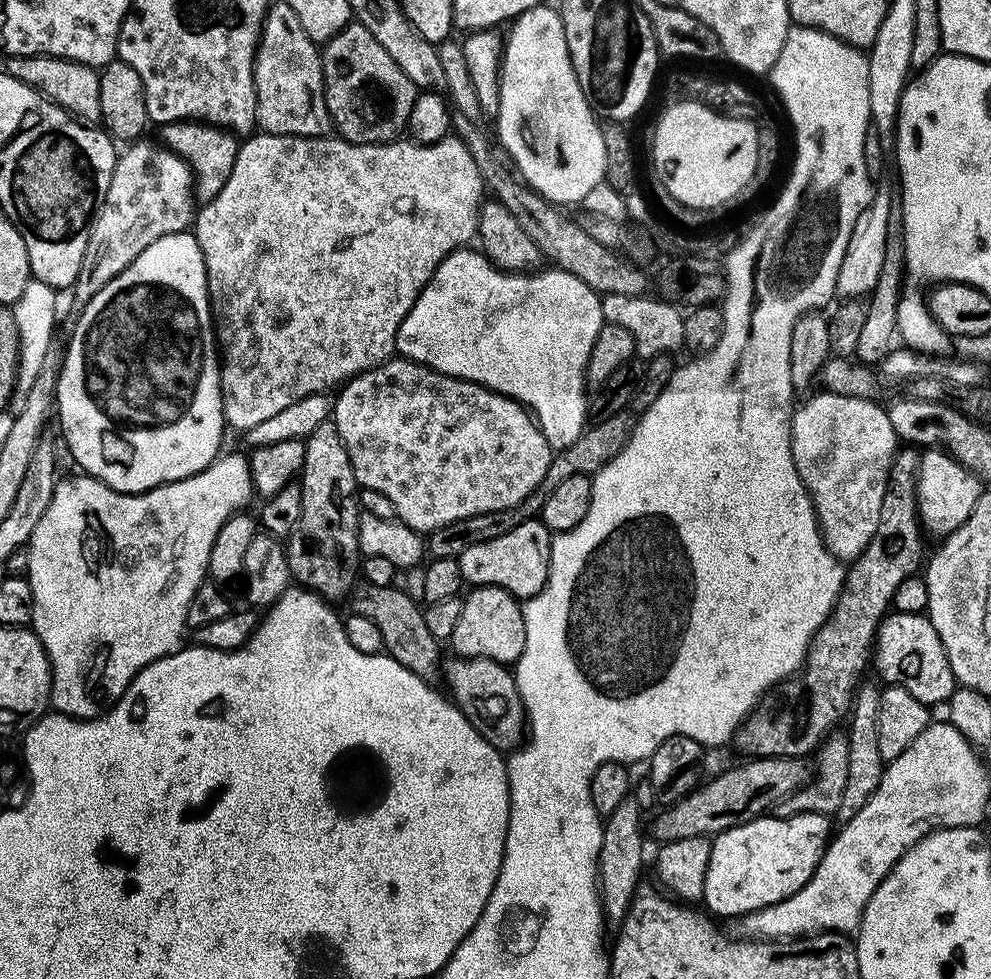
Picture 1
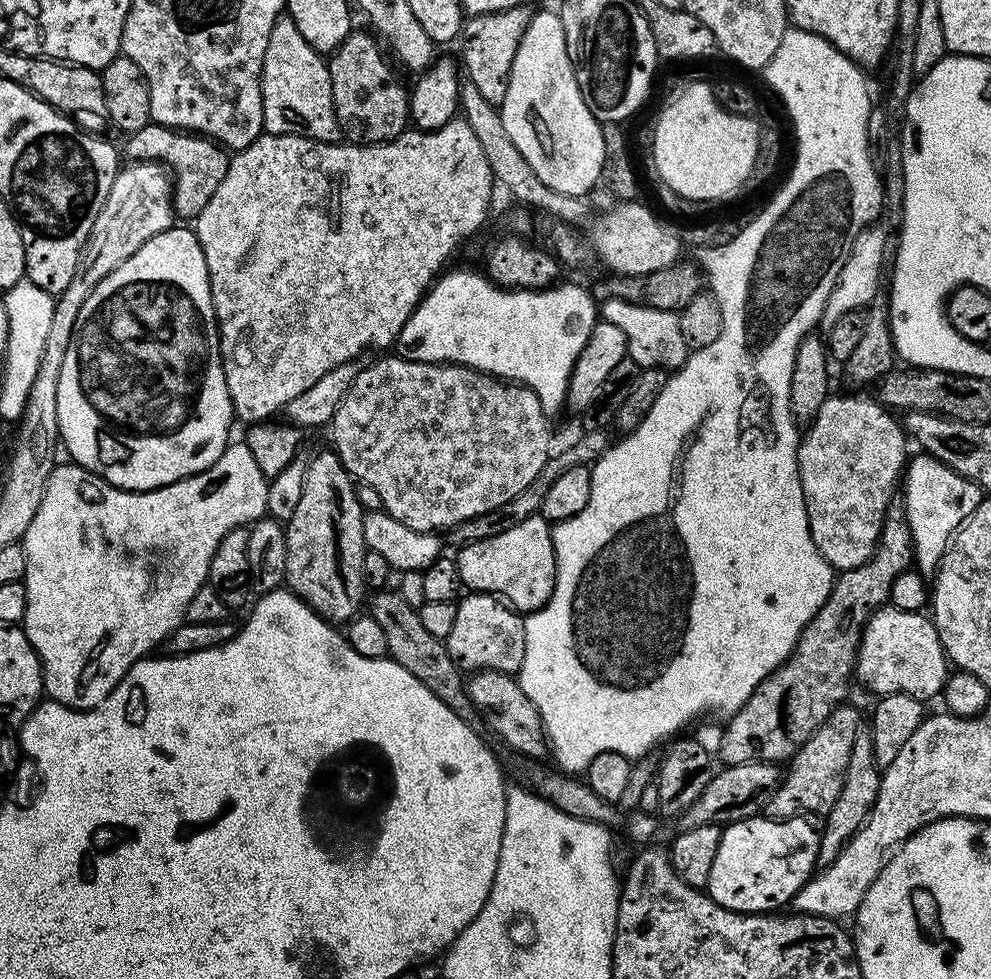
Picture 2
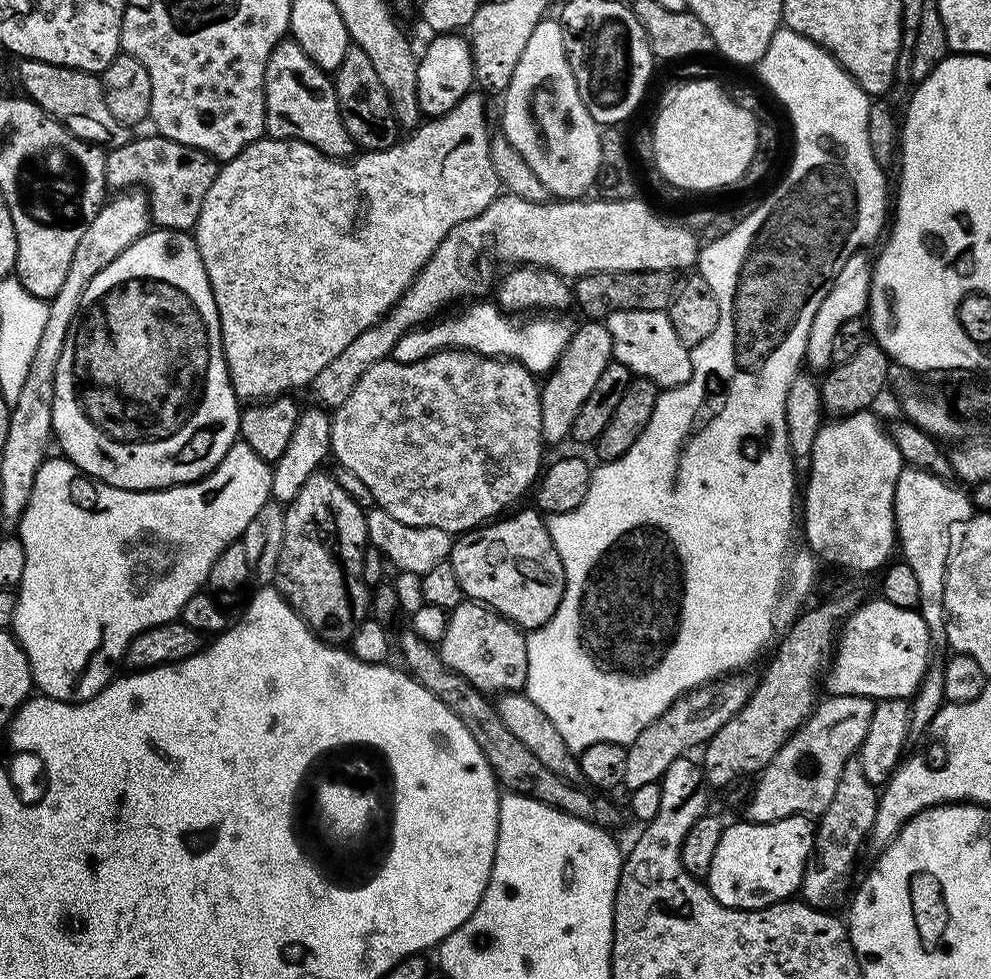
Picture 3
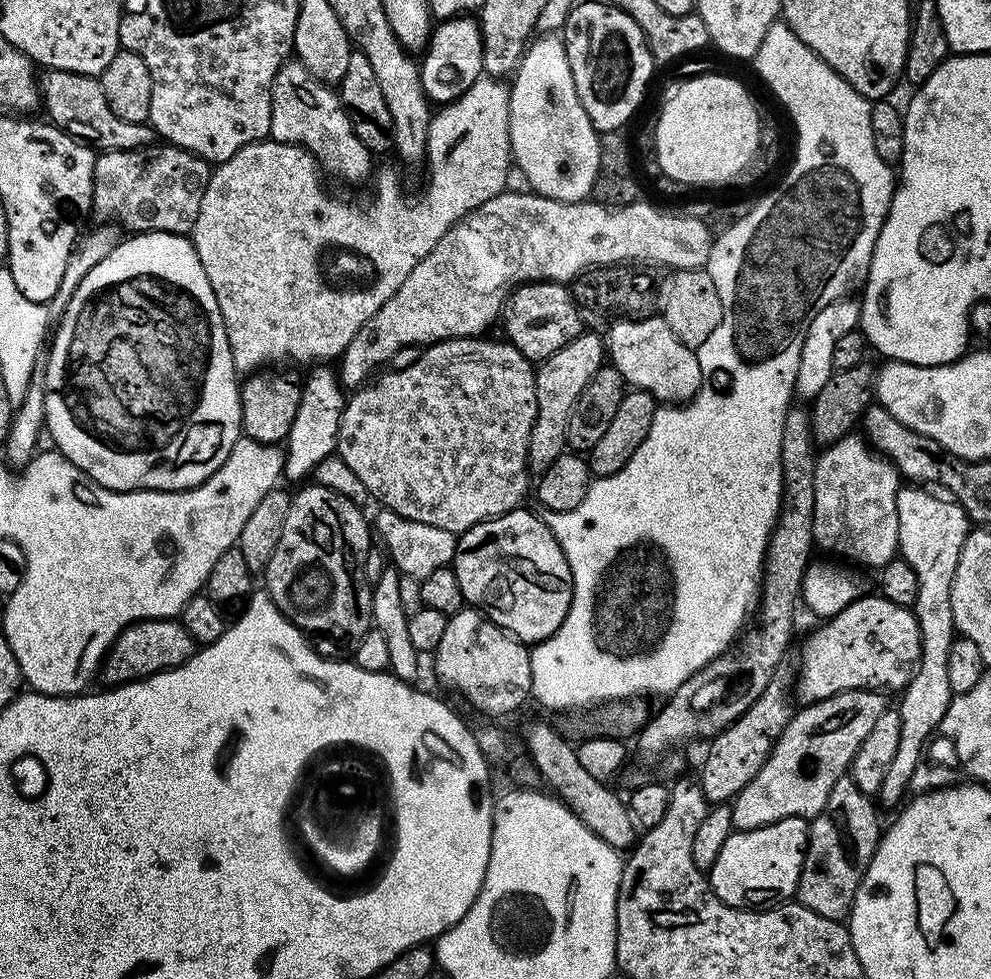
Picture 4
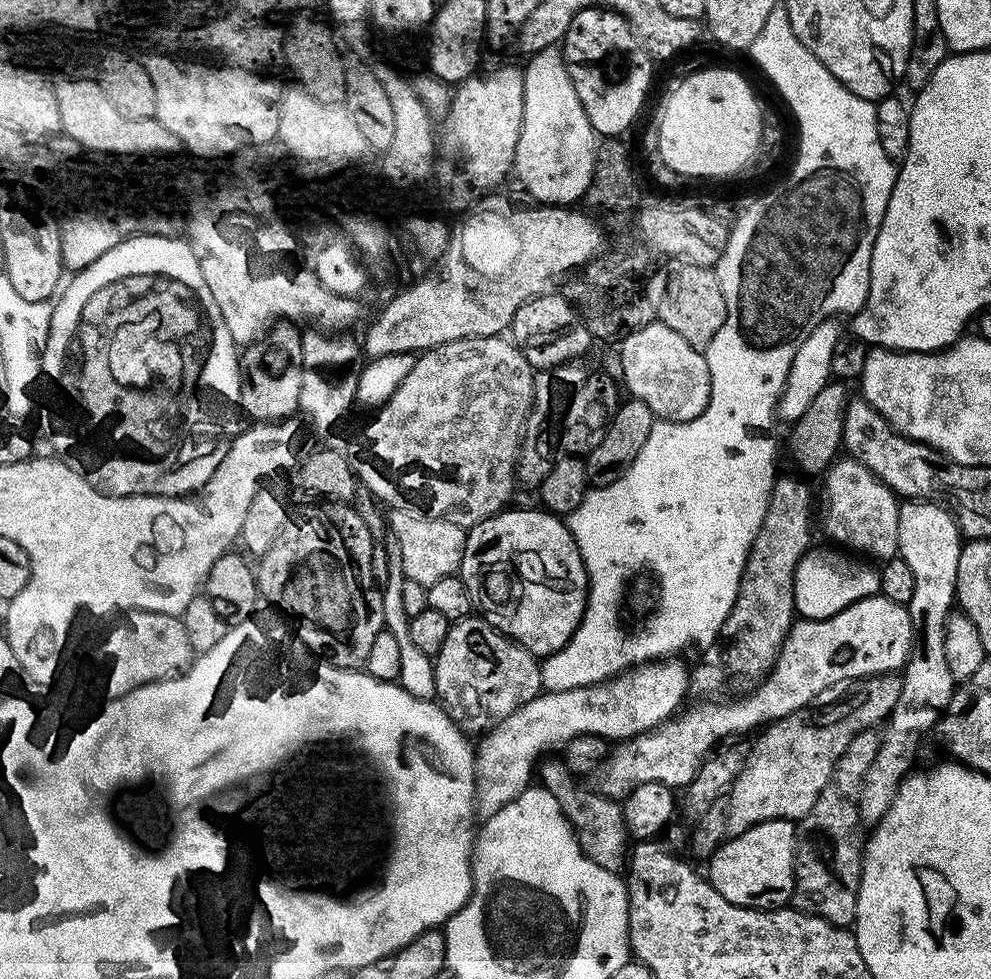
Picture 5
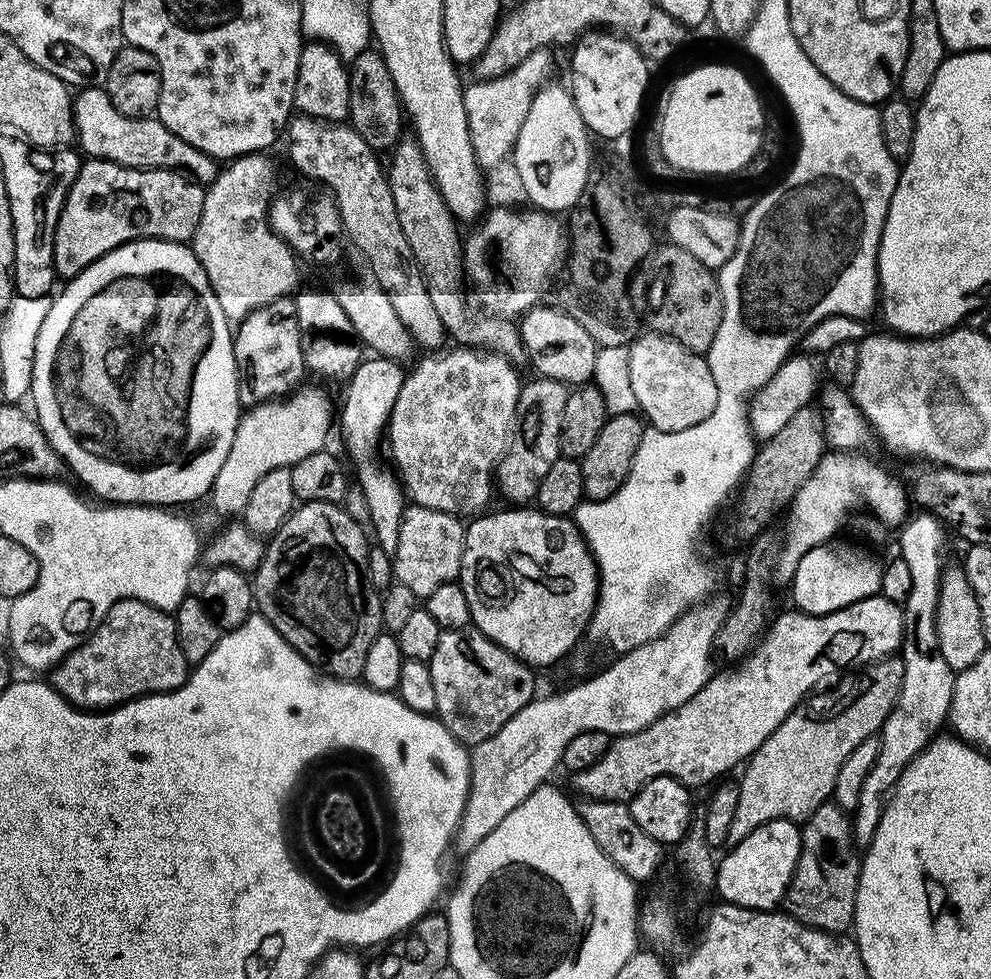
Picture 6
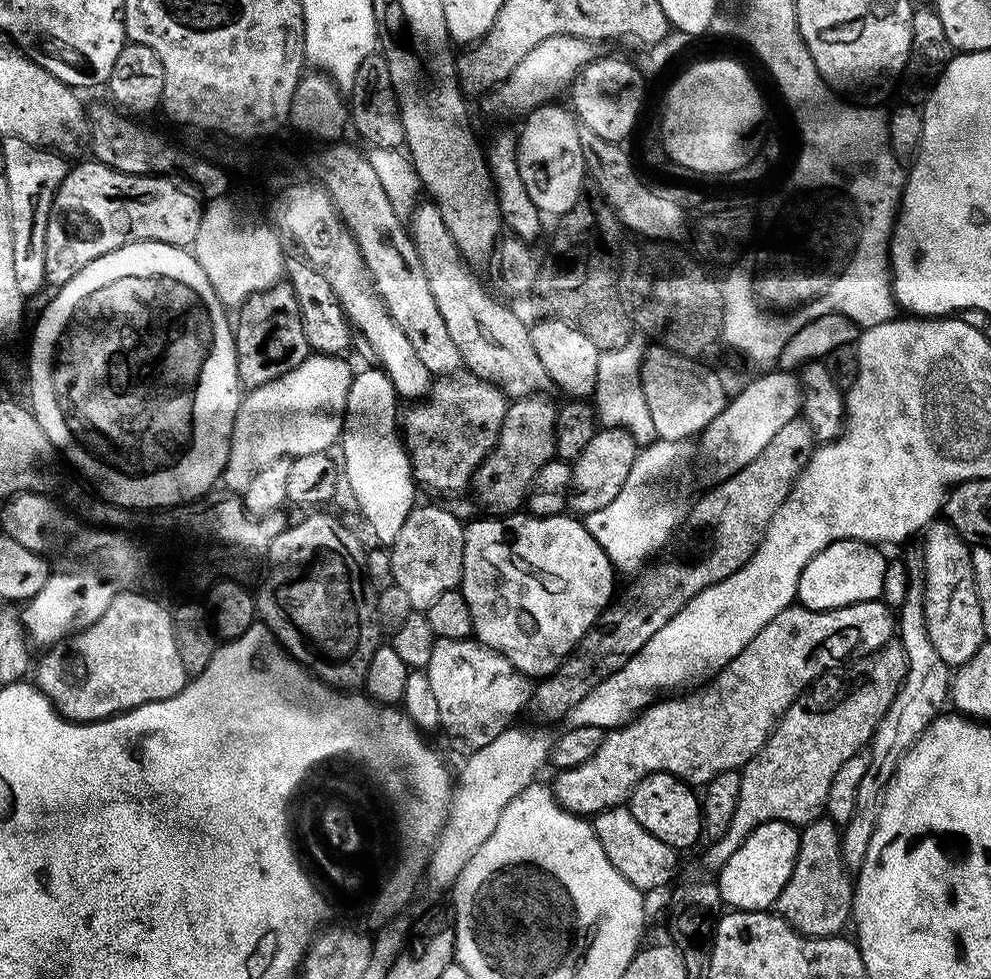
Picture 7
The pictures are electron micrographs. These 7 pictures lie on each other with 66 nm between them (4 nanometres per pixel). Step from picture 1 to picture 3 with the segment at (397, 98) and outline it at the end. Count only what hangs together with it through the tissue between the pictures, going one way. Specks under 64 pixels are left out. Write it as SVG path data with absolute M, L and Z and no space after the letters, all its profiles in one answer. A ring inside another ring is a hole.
M355 46L349 47L346 58L342 58L342 66L338 66L335 70L334 83L340 117L357 149L377 152L397 143L398 125L394 118L394 110L386 86L382 86L373 63L366 56L366 50Z

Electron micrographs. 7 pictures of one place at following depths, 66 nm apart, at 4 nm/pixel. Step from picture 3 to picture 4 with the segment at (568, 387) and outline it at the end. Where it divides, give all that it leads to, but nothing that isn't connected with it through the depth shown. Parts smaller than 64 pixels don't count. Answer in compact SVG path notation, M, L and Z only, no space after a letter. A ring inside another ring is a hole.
M596 330L581 331L580 335L566 342L562 350L539 361L536 368L538 414L534 418L528 443L528 467L533 473L545 472L559 456L564 455L568 448L568 427L574 402L578 402L578 394L586 390L586 382L590 382L590 378L594 378L594 374L605 364L606 340Z

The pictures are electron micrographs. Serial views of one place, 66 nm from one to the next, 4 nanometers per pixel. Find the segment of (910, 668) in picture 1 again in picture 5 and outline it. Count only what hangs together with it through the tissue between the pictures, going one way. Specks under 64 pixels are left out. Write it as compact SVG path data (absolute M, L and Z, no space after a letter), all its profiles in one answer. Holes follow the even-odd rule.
M879 594L862 598L846 606L846 610L825 620L797 619L782 642L776 665L753 692L739 698L728 698L723 702L700 702L697 708L690 709L678 720L669 718L659 728L643 732L641 736L633 736L631 740L619 741L611 749L602 769L604 781L598 784L599 791L614 801L623 802L634 790L638 790L638 786L646 782L662 782L671 786L673 790L687 789L704 765L704 761L713 755L714 750L721 747L720 740L728 740L731 736L744 736L755 728L760 730L769 724L775 724L777 720L794 714L799 708L809 707L815 701L812 700L815 696L822 695L827 688L832 688L843 680L859 682L870 676L899 673L908 663L911 649L912 623L907 607L898 602L890 602Z

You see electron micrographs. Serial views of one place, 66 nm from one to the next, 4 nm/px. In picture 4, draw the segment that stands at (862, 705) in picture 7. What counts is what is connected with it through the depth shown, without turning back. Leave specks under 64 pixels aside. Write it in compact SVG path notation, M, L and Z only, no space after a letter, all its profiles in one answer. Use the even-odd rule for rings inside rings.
M855 688L825 700L817 700L815 704L804 704L801 712L799 709L793 715L786 730L782 730L782 734L774 741L772 752L766 758L762 770L758 770L751 782L731 801L733 829L749 832L770 826L782 818L811 818L819 814L826 806L826 798L830 798L830 790L834 790L834 782L838 782L838 778L849 771L854 754L859 750L866 734L870 734L875 720L884 713L884 696L885 693L880 690Z

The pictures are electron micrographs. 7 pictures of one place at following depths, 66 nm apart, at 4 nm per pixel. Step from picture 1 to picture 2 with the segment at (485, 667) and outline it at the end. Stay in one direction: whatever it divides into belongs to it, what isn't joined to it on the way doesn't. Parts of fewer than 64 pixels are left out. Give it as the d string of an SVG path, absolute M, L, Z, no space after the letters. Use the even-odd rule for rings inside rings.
M480 670L475 673L476 676L467 681L468 696L476 704L477 710L483 716L483 723L486 728L492 732L497 732L510 747L518 752L540 752L545 751L546 737L544 735L544 723L538 714L538 710L534 706L534 702L530 702L530 698L522 690L519 679L515 675L507 672L489 672Z

